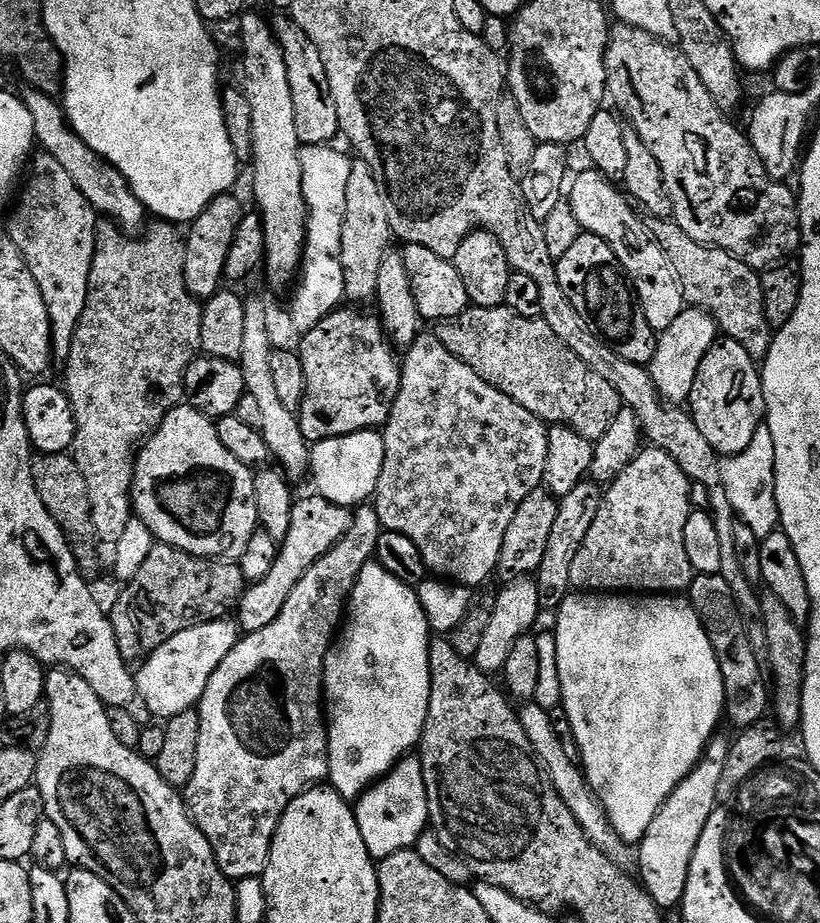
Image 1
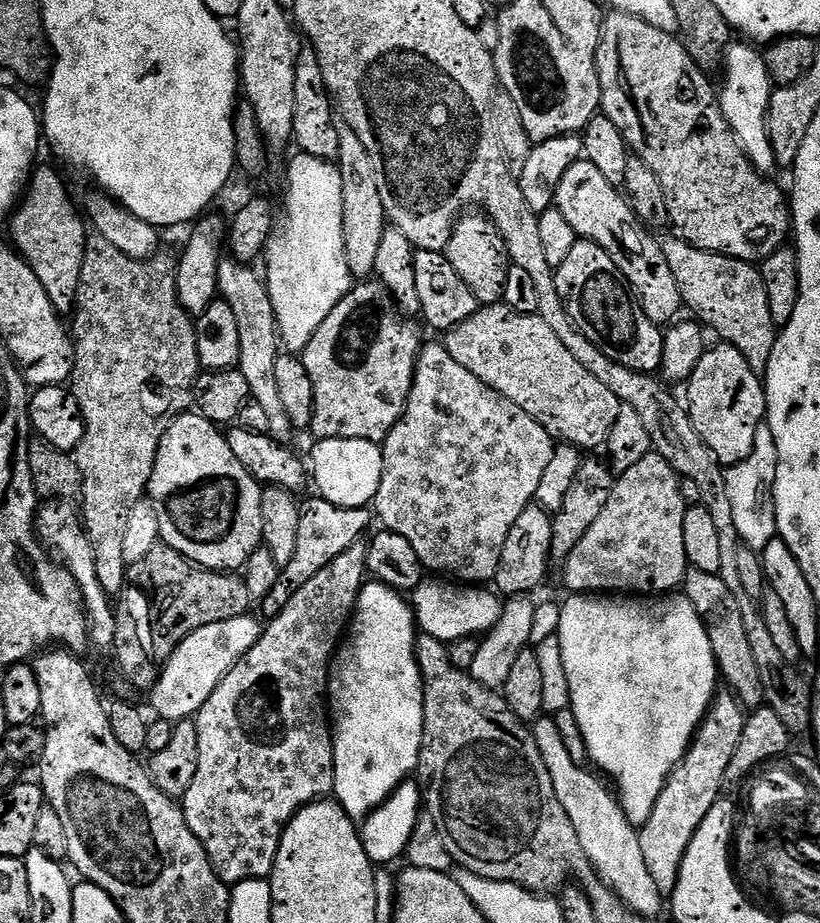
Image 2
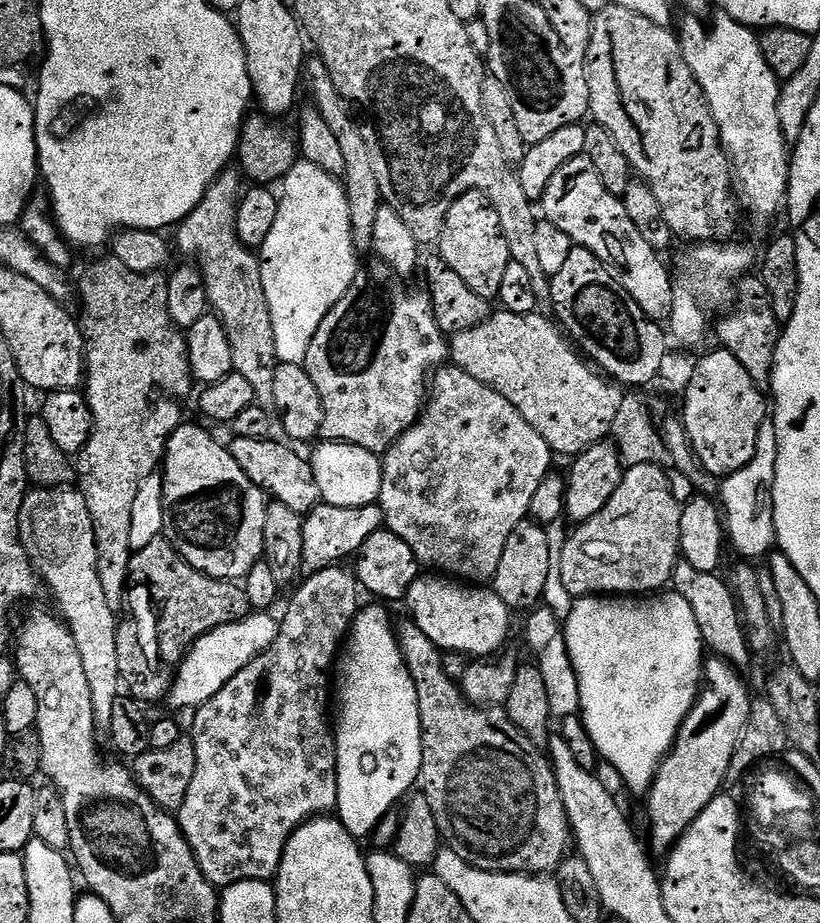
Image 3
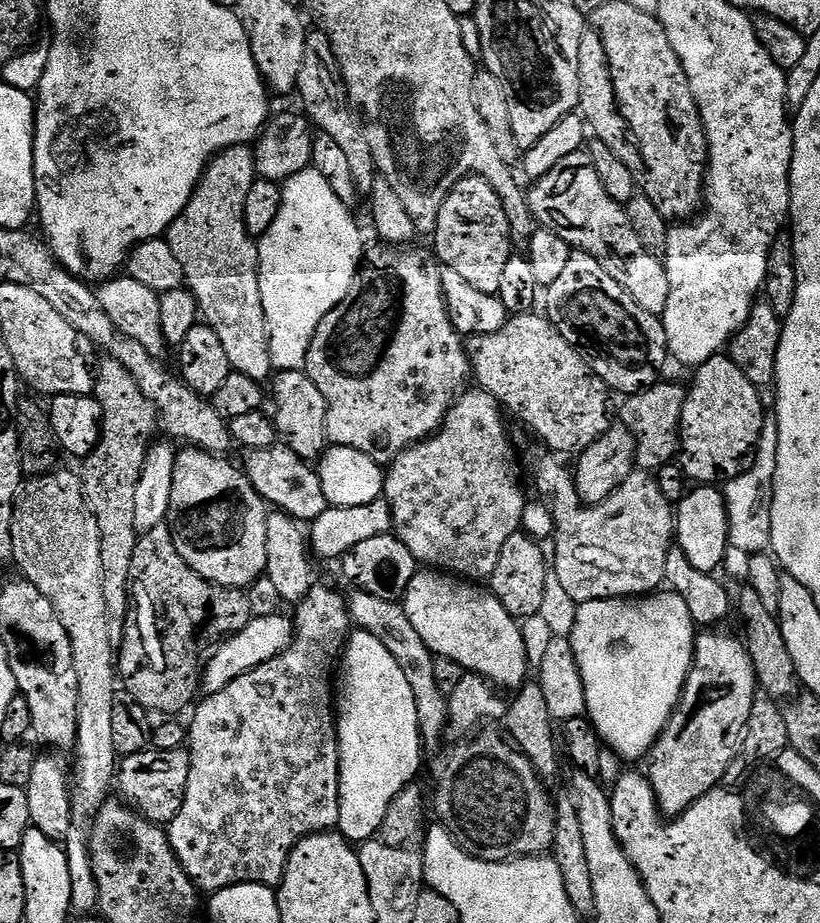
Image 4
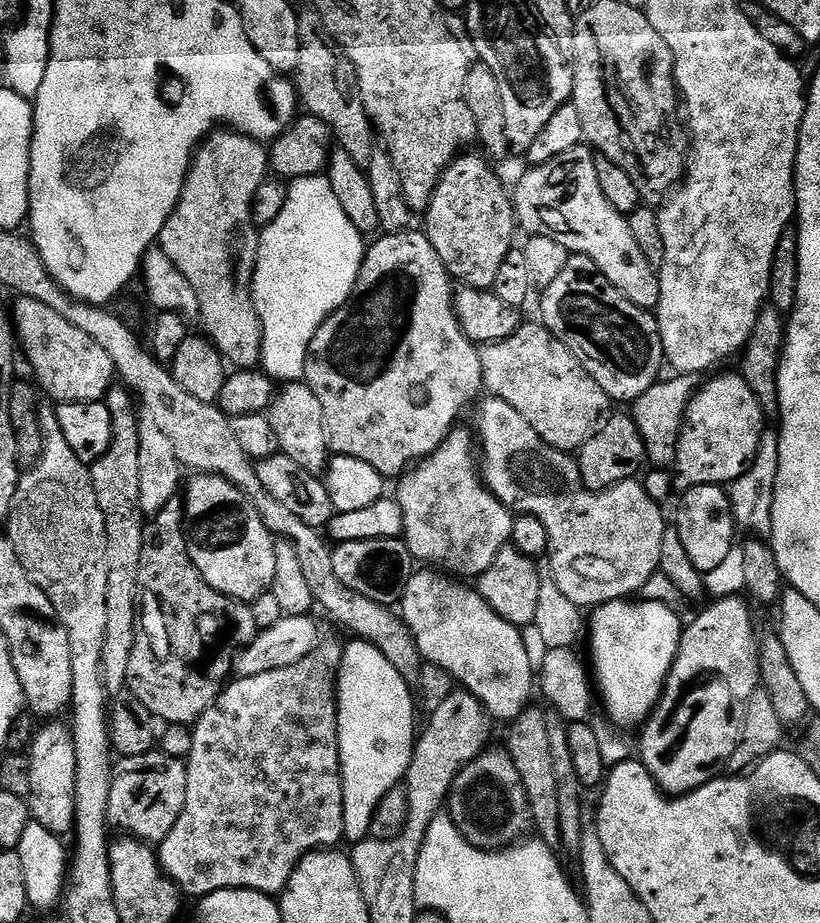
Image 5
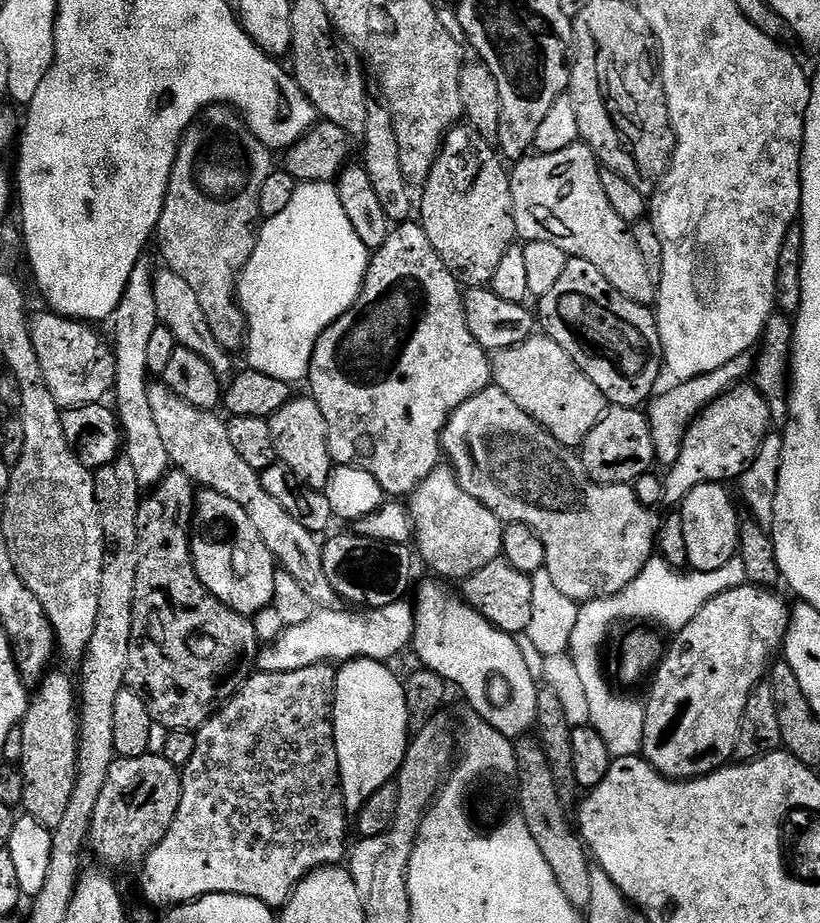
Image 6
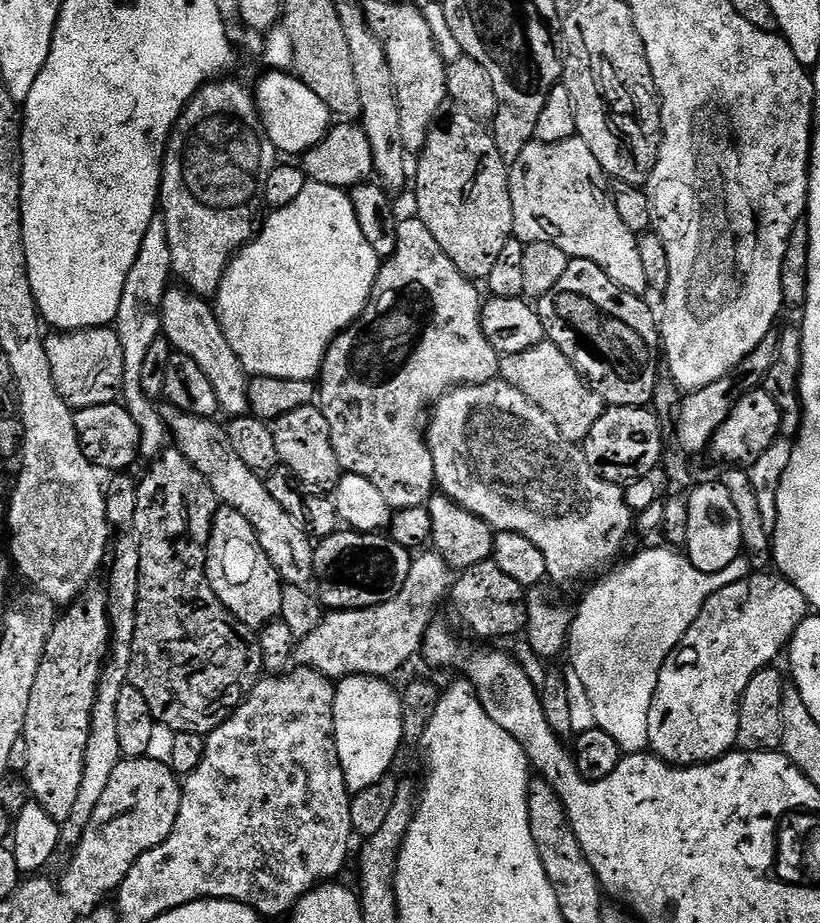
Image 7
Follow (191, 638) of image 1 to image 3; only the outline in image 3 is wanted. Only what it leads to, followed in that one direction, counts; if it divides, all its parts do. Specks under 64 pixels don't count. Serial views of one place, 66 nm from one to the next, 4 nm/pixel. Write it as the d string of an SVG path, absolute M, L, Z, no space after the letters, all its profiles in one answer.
M264 610L253 611L245 620L218 626L194 641L174 674L171 690L166 697L167 704L176 710L199 708L222 690L234 674L264 653L274 642L278 631L277 617L268 615L272 614Z

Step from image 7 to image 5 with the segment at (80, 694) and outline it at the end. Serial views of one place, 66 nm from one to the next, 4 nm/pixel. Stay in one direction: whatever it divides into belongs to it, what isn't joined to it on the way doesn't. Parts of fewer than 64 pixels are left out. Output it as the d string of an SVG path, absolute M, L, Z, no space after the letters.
M48 722L45 728L35 729L31 745L26 755L30 766L30 790L27 794L28 810L31 819L37 824L46 826L46 830L53 832L55 836L64 838L76 827L76 755L74 754L74 742L72 730L67 723Z

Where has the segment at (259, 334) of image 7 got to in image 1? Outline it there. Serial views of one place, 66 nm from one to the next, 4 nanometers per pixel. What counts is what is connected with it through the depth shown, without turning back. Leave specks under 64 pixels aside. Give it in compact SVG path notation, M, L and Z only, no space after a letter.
M305 144L300 149L300 162L302 194L308 207L308 234L304 237L304 258L295 285L296 293L292 296L292 324L297 333L303 334L337 311L345 299L342 222L346 214L346 181L350 178L352 160L344 157L336 146Z

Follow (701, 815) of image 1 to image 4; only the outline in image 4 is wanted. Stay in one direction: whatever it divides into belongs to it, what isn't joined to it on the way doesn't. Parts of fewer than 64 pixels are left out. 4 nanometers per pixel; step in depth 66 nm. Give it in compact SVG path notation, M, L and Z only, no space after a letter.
M704 630L696 637L696 652L692 656L692 669L684 683L678 706L673 710L667 726L657 738L656 745L646 757L646 775L656 795L656 804L665 817L681 816L698 798L710 794L724 784L726 770L740 755L740 743L750 722L750 710L758 691L754 666L745 641L739 635L731 636L720 630Z

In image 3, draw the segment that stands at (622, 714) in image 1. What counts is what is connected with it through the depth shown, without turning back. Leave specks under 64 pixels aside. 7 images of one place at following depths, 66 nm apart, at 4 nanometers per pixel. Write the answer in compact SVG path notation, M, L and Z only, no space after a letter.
M664 590L659 594L597 594L582 596L575 601L567 620L563 621L562 633L569 650L570 662L573 663L574 674L577 675L578 691L581 695L579 715L584 721L590 738L594 738L594 746L600 751L603 763L614 766L616 776L624 779L624 784L632 792L647 793L652 787L652 780L659 770L664 757L672 750L672 743L676 740L682 722L696 705L696 698L702 687L704 665L706 663L706 645L702 634L698 630L698 622L694 618L694 610L686 598L679 596L675 590Z

